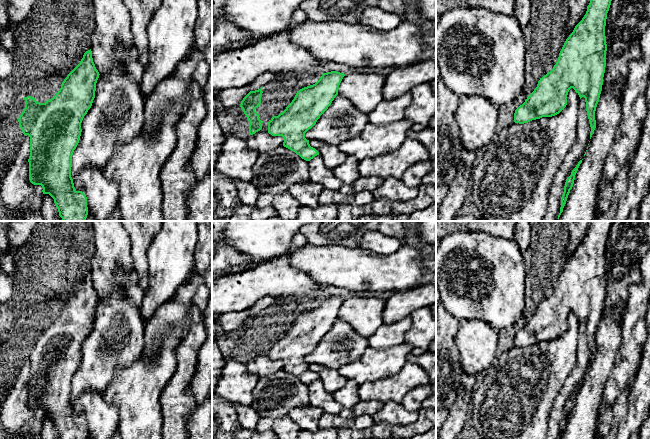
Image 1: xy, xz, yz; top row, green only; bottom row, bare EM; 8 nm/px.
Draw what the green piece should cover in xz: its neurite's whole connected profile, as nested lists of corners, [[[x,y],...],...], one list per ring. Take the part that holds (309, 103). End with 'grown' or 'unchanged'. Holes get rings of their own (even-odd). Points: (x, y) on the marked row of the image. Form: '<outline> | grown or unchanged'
[[[337,71],[323,73],[315,84],[297,91],[286,109],[269,120],[268,133],[282,136],[283,146],[306,161],[319,155],[319,152],[310,146],[305,133],[316,124],[338,95],[344,76],[344,73]]] | unchanged

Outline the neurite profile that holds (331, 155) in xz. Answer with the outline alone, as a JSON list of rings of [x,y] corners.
[[[309,141],[309,144],[319,152],[325,166],[331,170],[341,165],[347,158],[347,156],[339,150],[337,145],[327,144],[321,141]]]

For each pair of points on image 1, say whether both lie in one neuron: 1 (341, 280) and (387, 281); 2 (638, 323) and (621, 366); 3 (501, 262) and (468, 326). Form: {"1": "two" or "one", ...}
{"1": "one", "2": "one", "3": "two"}

